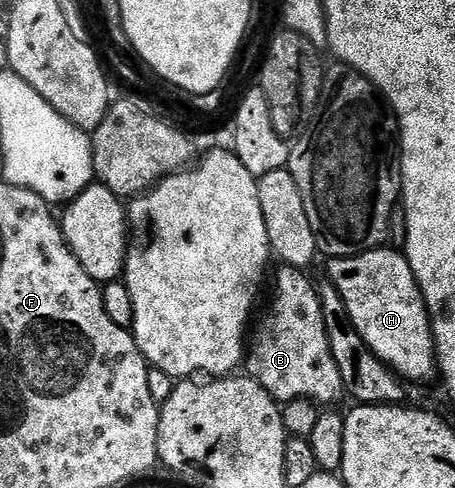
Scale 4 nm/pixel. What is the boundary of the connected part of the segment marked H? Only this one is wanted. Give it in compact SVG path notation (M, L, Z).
M386 250L366 251L346 259L331 258L328 279L344 297L348 317L352 317L352 325L364 337L368 349L407 384L426 383L439 374L430 311L405 254L401 250Z

